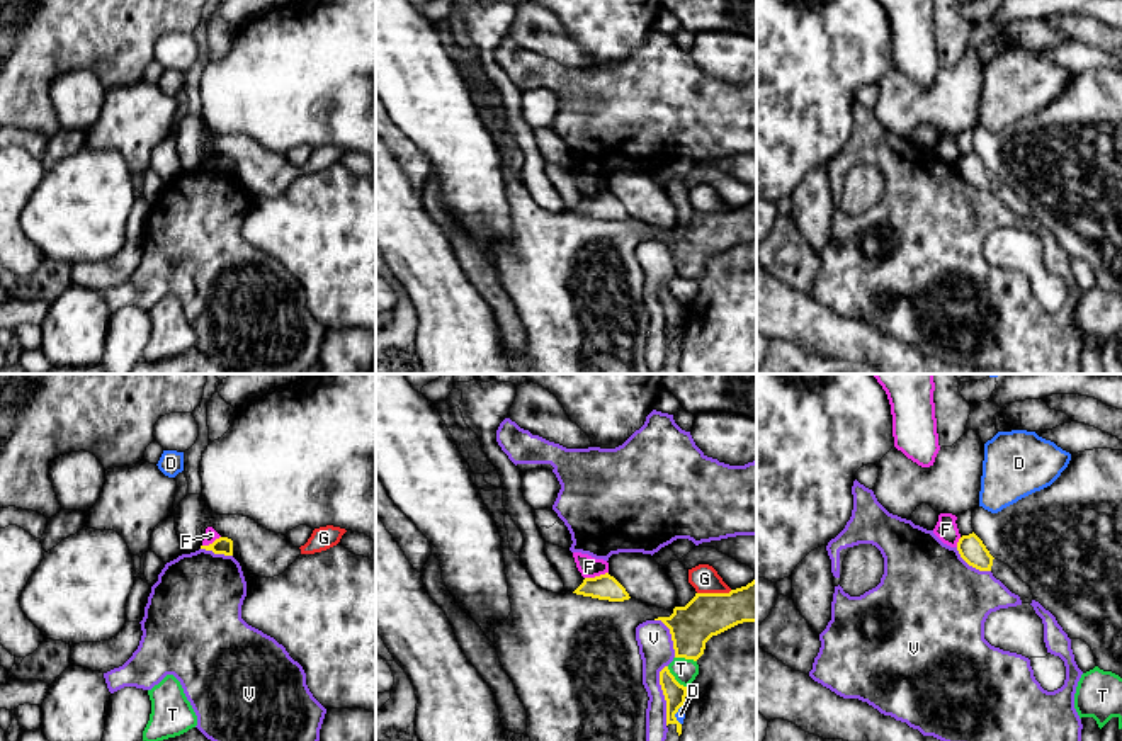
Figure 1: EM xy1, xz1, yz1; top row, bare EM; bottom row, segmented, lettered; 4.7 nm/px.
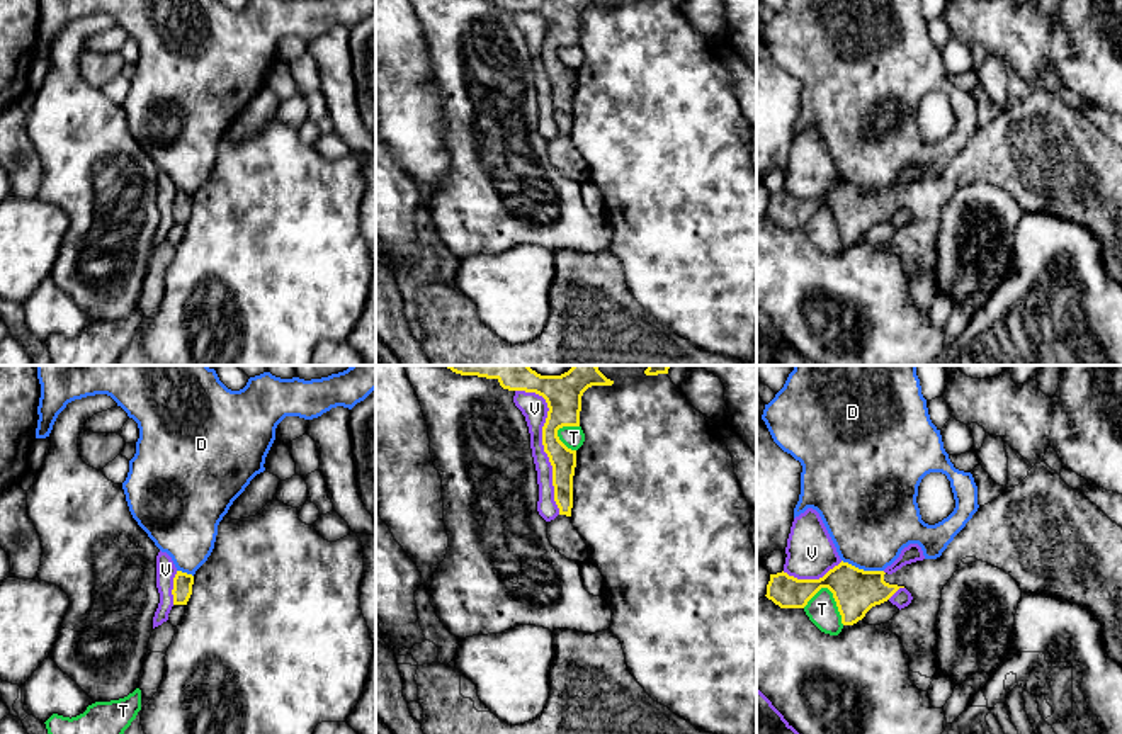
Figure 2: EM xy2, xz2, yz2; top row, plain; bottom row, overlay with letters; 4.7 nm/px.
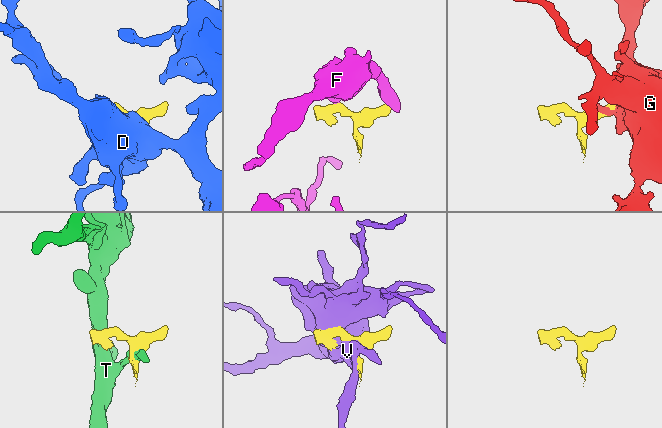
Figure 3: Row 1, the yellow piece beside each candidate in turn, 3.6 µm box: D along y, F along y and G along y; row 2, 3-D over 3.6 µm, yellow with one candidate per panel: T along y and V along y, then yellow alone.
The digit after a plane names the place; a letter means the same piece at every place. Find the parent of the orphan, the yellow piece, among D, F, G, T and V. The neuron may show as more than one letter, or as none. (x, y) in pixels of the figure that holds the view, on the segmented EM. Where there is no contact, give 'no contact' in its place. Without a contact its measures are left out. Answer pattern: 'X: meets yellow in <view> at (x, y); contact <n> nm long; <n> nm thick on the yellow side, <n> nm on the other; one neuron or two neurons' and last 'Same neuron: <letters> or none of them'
D: meets yellow in yz2 at (862, 570); contact 200 nm long; 220 nm thick on the yellow side, 420 nm on the other; two neurons
F: meets yellow in xz1 at (595, 576); contact 120 nm long; 120 nm thick on the yellow side, 100 nm on the other; two neurons
G: meets yellow in xz1 at (714, 593); contact 170 nm long; 200 nm thick on the yellow side, 140 nm on the other; two neurons
T: meets yellow in yz2 at (833, 595); contact 220 nm long; 220 nm thick on the yellow side, 150 nm on the other; two neurons
V: meets yellow in xz2 at (543, 442); contact 650 nm long; 180 nm thick on the yellow side, 120 nm on the other; two neurons
Same neuron: none of them

